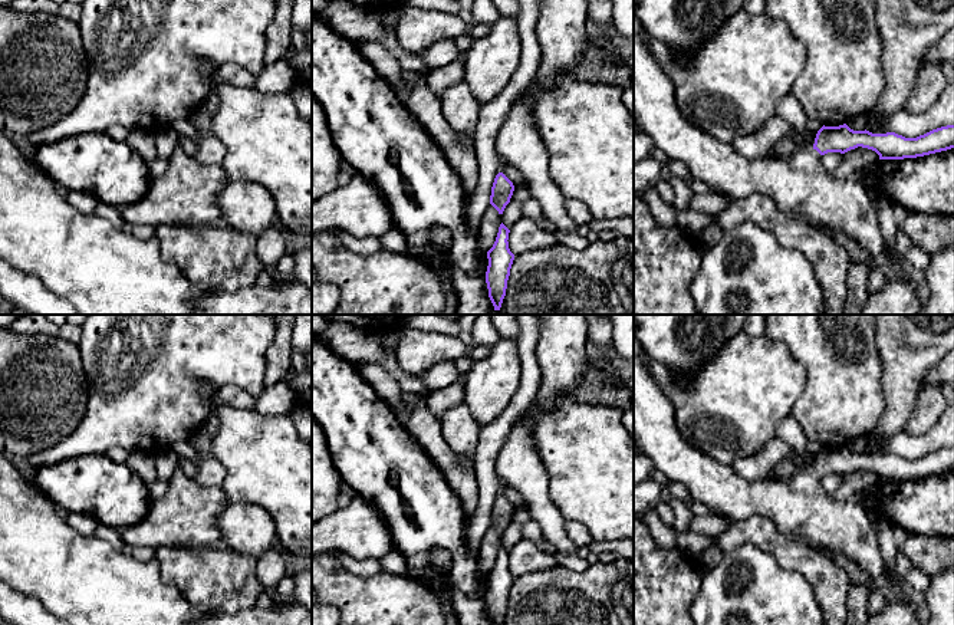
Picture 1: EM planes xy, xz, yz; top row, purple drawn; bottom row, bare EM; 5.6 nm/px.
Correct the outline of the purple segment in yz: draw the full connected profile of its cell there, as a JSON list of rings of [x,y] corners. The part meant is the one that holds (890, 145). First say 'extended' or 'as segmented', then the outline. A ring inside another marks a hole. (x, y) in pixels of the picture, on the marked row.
extended; [[[634,10],[634,121],[670,159],[681,161],[694,180],[707,184],[711,193],[734,198],[761,194],[774,201],[787,216],[806,221],[829,233],[840,231],[863,251],[871,266],[885,254],[884,236],[875,208],[856,178],[839,180],[828,172],[822,157],[828,152],[845,154],[858,147],[875,151],[879,159],[917,158],[954,148],[954,125],[932,129],[917,138],[895,132],[872,134],[853,131],[846,124],[822,126],[809,149],[796,151],[786,159],[746,158],[731,144],[720,142],[691,125],[680,112],[674,85],[651,55],[642,39],[642,29]]]

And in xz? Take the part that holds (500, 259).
as segmented; [[[501,223],[496,241],[487,251],[488,266],[486,272],[486,283],[494,310],[500,310],[501,307],[510,269],[514,260],[514,254],[509,249],[509,233],[510,230]]]

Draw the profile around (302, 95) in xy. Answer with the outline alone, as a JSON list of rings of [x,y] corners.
[[[303,83],[299,86],[293,86],[289,92],[293,98],[299,115],[306,121],[310,121],[312,119],[312,85]]]

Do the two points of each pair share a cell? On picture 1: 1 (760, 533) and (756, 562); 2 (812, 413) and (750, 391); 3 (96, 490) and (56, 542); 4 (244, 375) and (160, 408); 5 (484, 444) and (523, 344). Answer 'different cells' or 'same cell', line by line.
1: different cells
2: different cells
3: different cells
4: same cell
5: same cell

